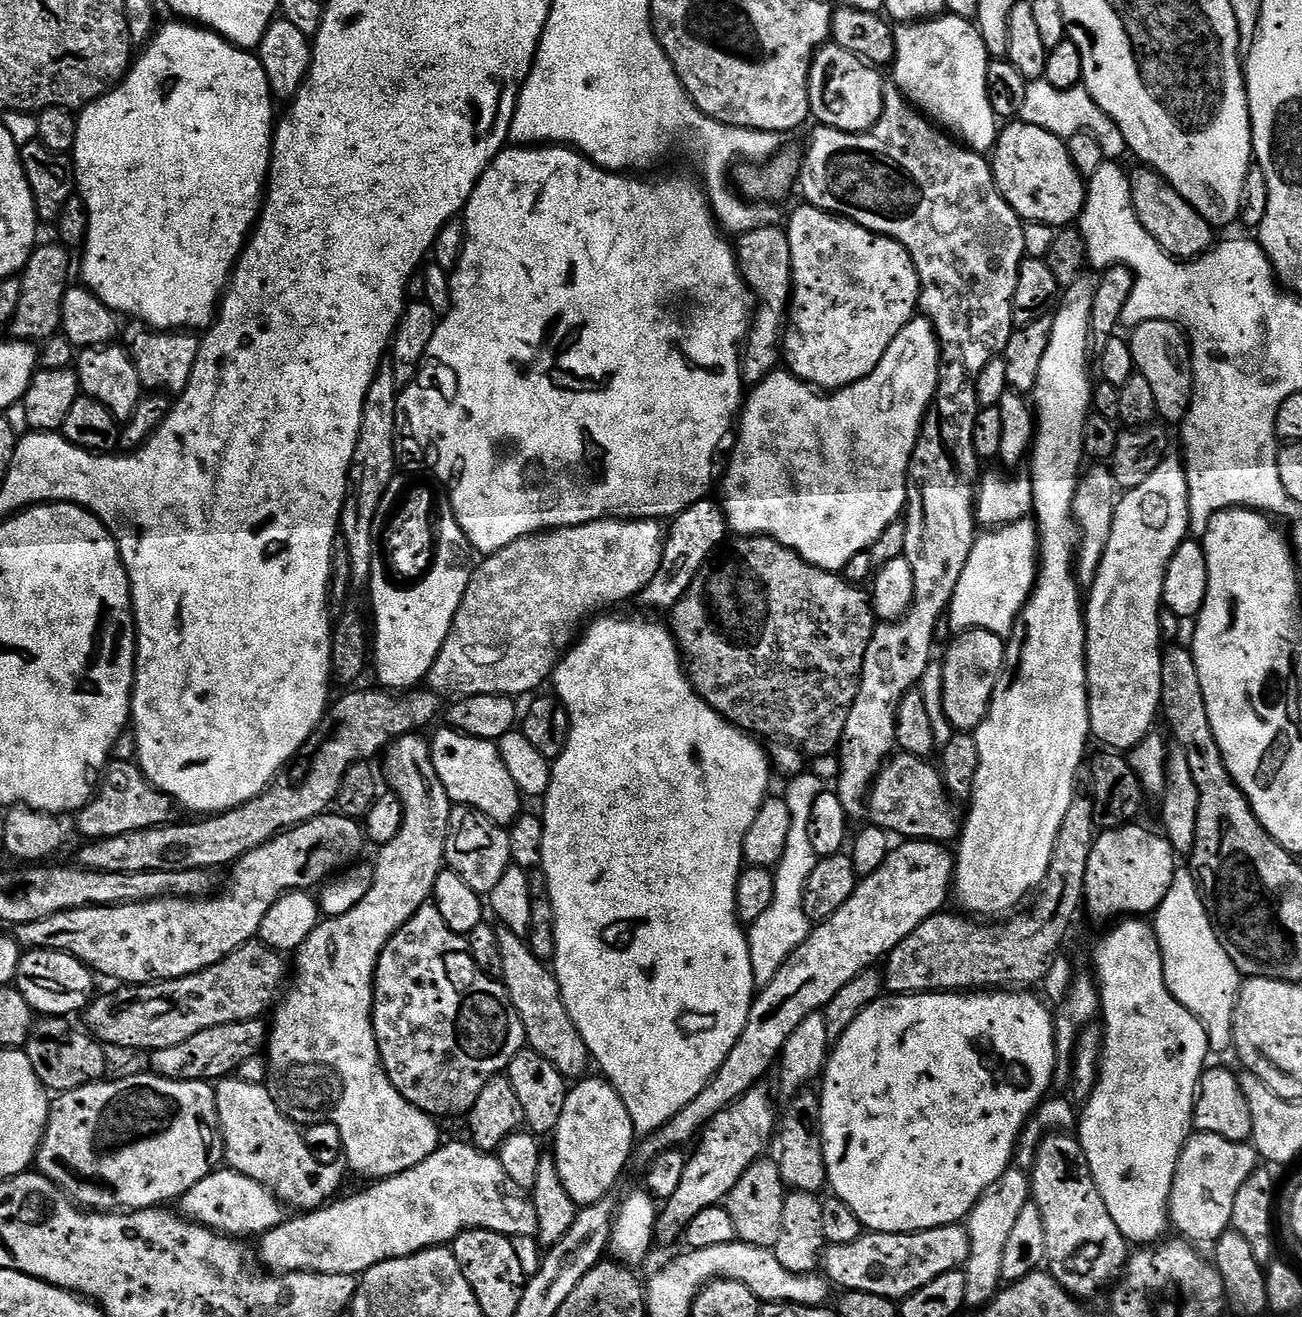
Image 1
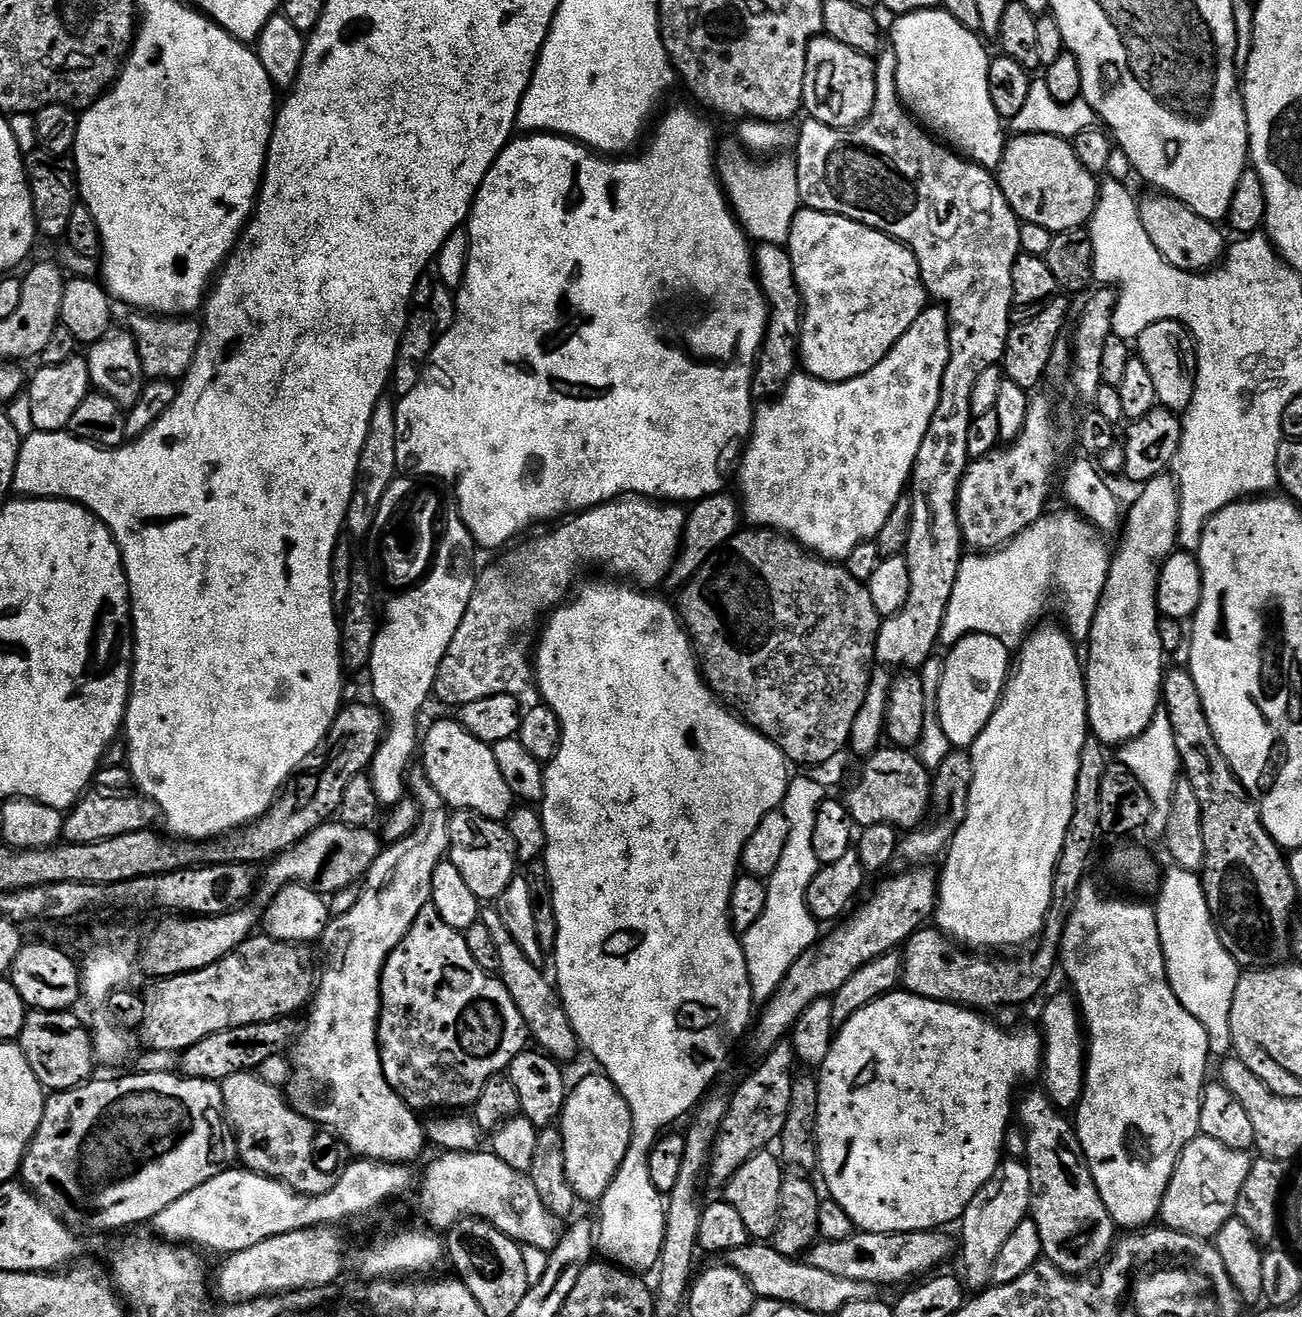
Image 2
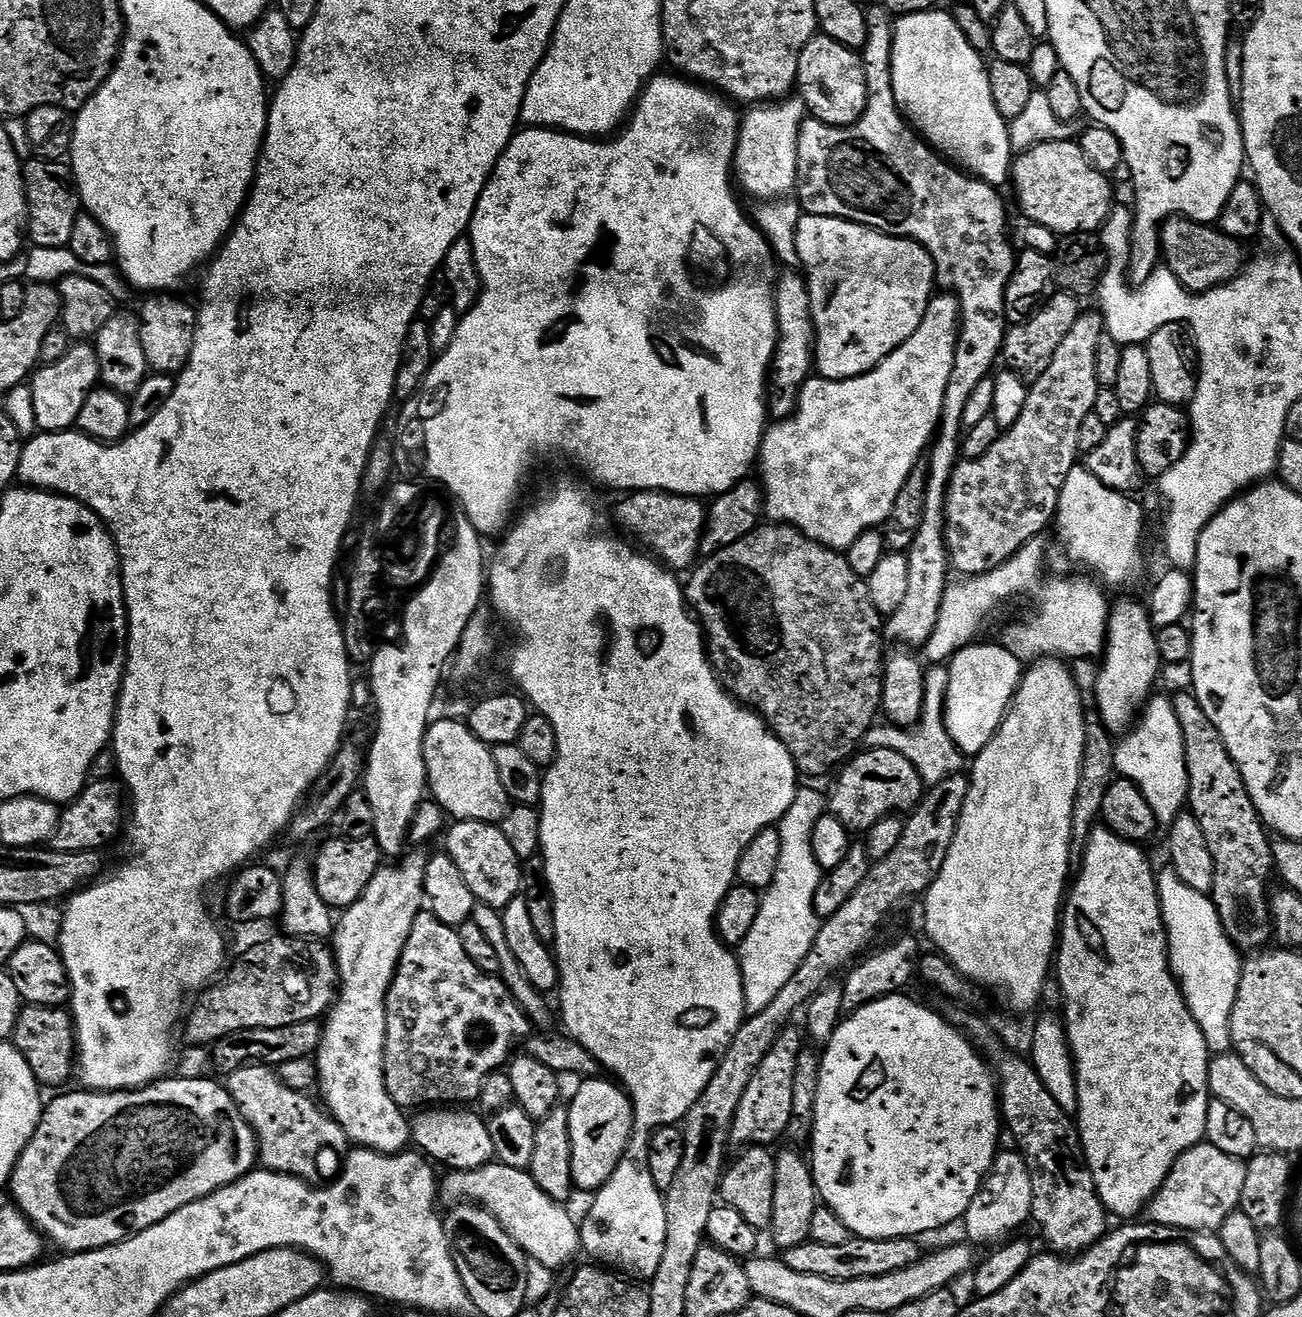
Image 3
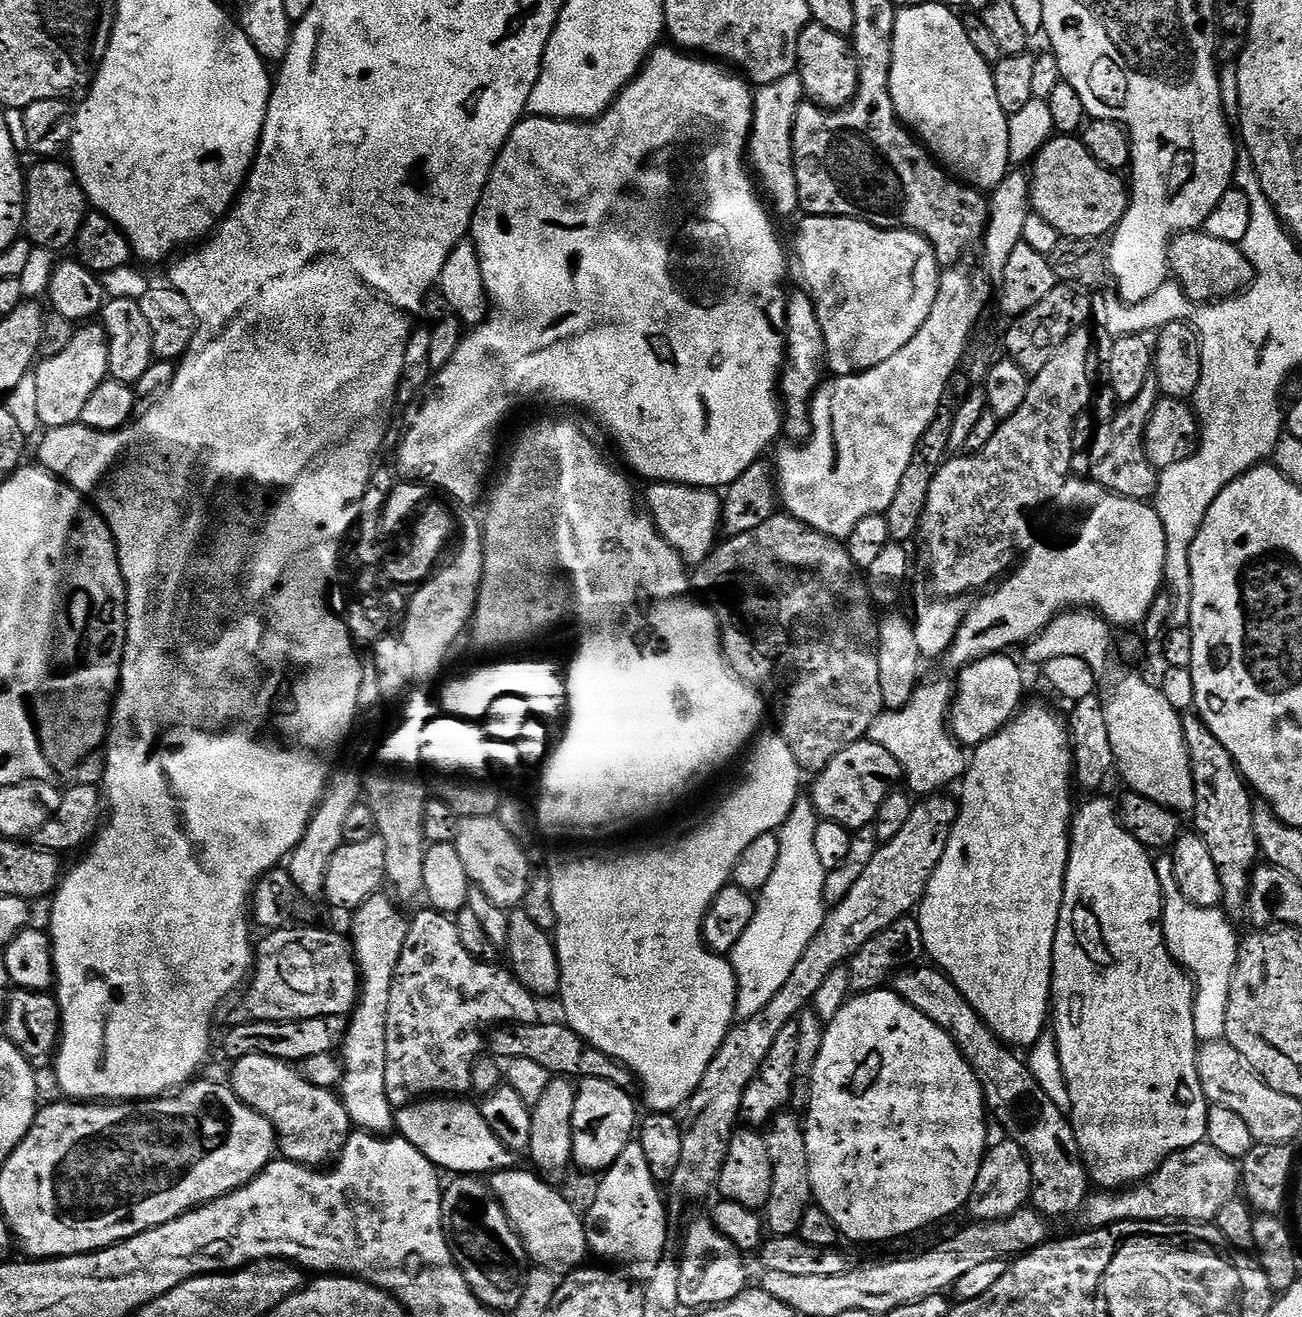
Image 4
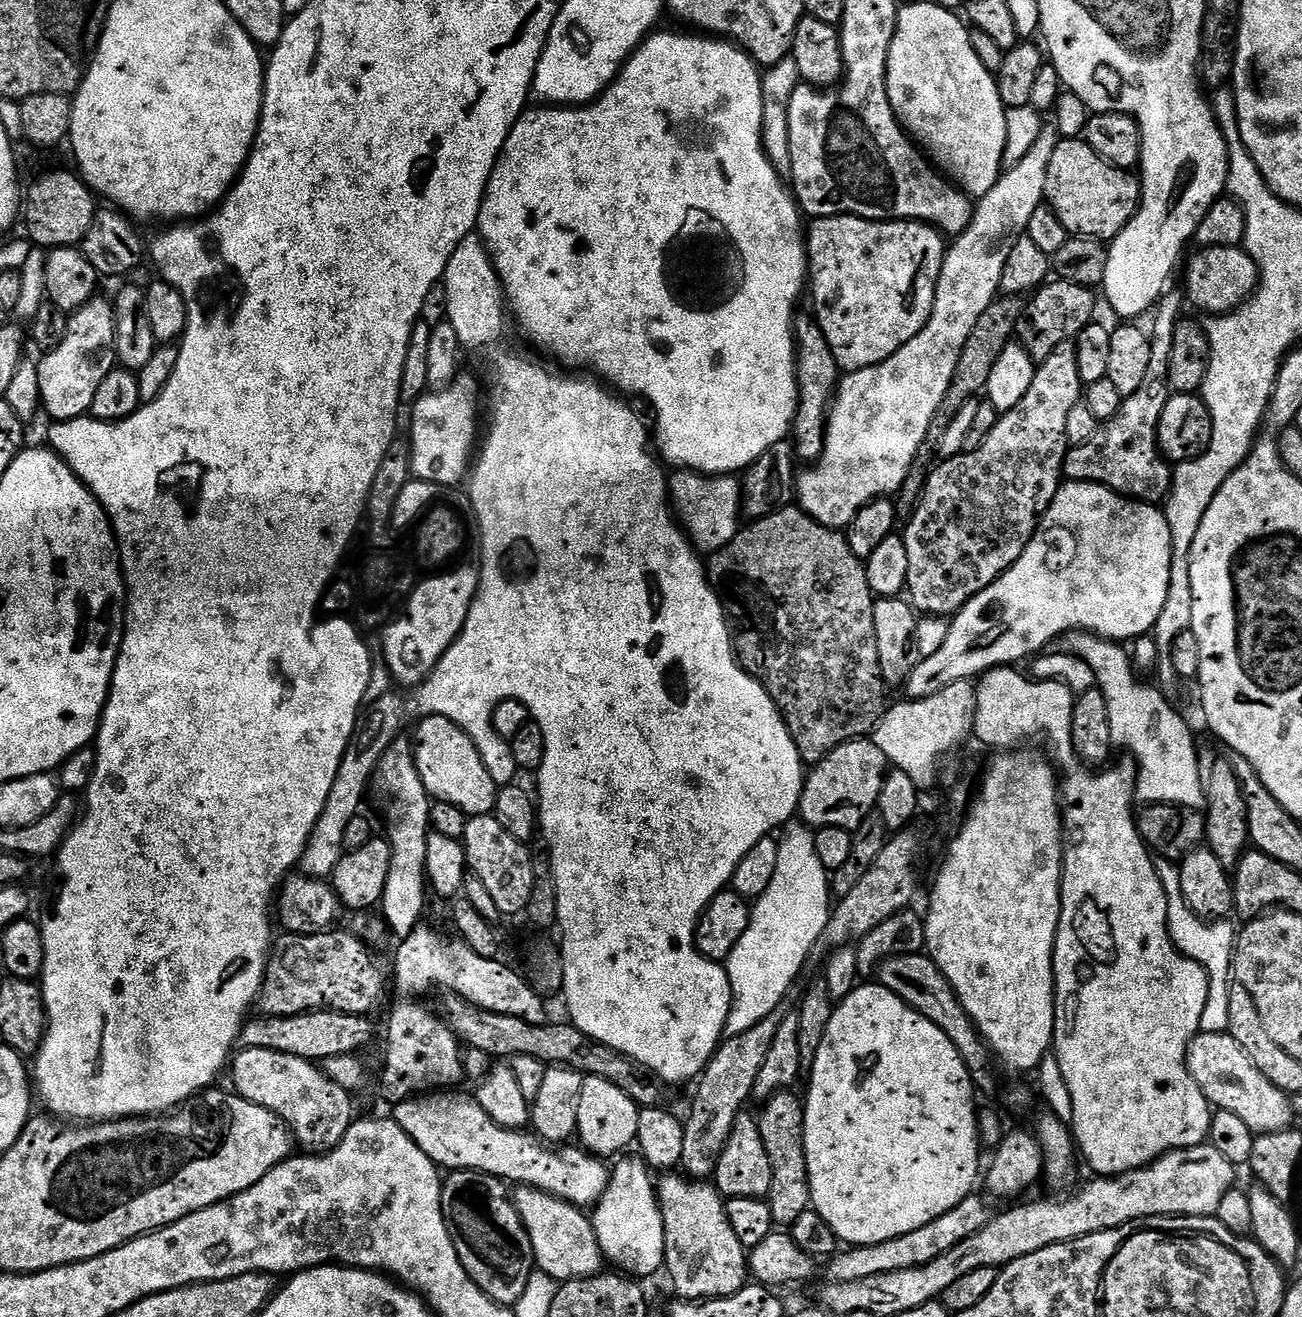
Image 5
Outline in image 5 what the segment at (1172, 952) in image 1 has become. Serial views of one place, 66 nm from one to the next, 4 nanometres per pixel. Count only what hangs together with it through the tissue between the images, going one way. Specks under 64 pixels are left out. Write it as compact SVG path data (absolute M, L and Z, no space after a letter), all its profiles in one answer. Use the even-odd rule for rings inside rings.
M1163 858L1155 859L1155 870L1163 888L1167 894L1167 922L1170 930L1172 942L1180 952L1192 960L1199 962L1206 970L1208 978L1208 990L1206 1007L1202 1012L1202 1022L1200 1023L1200 1032L1220 1033L1225 1032L1229 1026L1229 986L1231 984L1232 954L1235 948L1235 927L1232 928L1231 921L1206 921L1203 917L1197 916L1196 913L1189 910L1188 904L1181 893L1181 874L1179 867L1170 860Z

